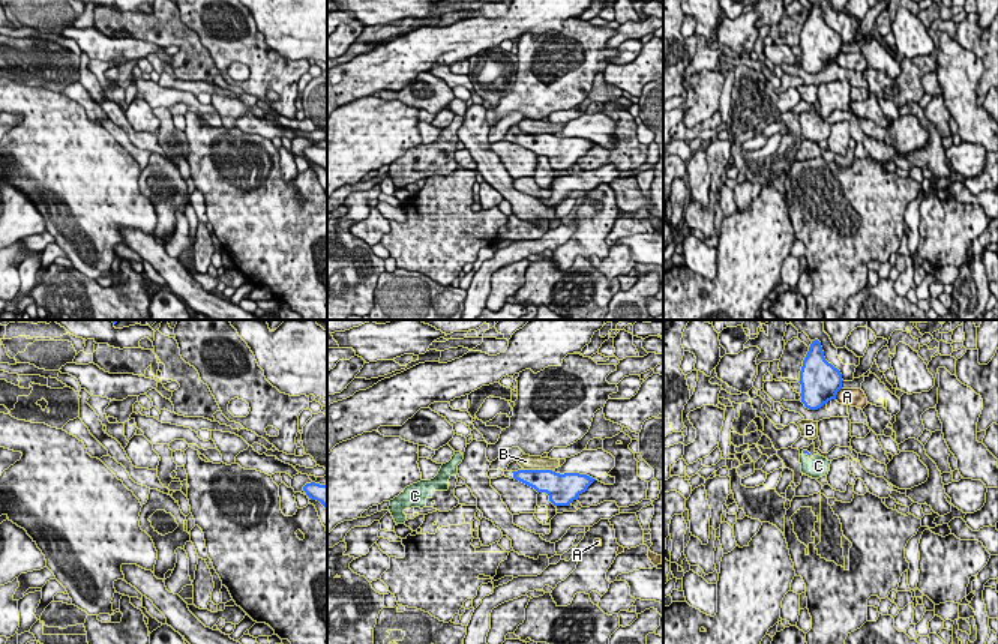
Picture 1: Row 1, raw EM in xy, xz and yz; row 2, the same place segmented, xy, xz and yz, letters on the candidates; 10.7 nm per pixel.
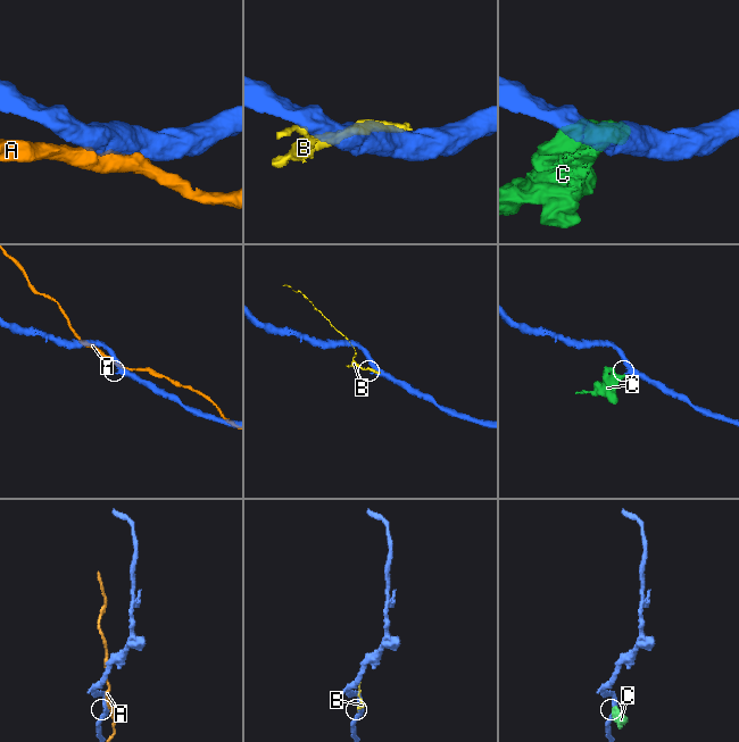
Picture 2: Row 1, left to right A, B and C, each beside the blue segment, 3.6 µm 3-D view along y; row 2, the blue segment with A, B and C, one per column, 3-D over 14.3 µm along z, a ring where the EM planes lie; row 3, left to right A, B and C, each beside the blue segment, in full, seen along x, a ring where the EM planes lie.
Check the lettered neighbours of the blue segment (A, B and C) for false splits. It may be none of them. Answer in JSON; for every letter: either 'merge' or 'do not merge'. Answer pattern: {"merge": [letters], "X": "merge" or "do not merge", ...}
{"merge": ["C"], "A": "do not merge", "B": "do not merge", "C": "merge"}

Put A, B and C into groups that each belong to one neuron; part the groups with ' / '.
A / B / C

